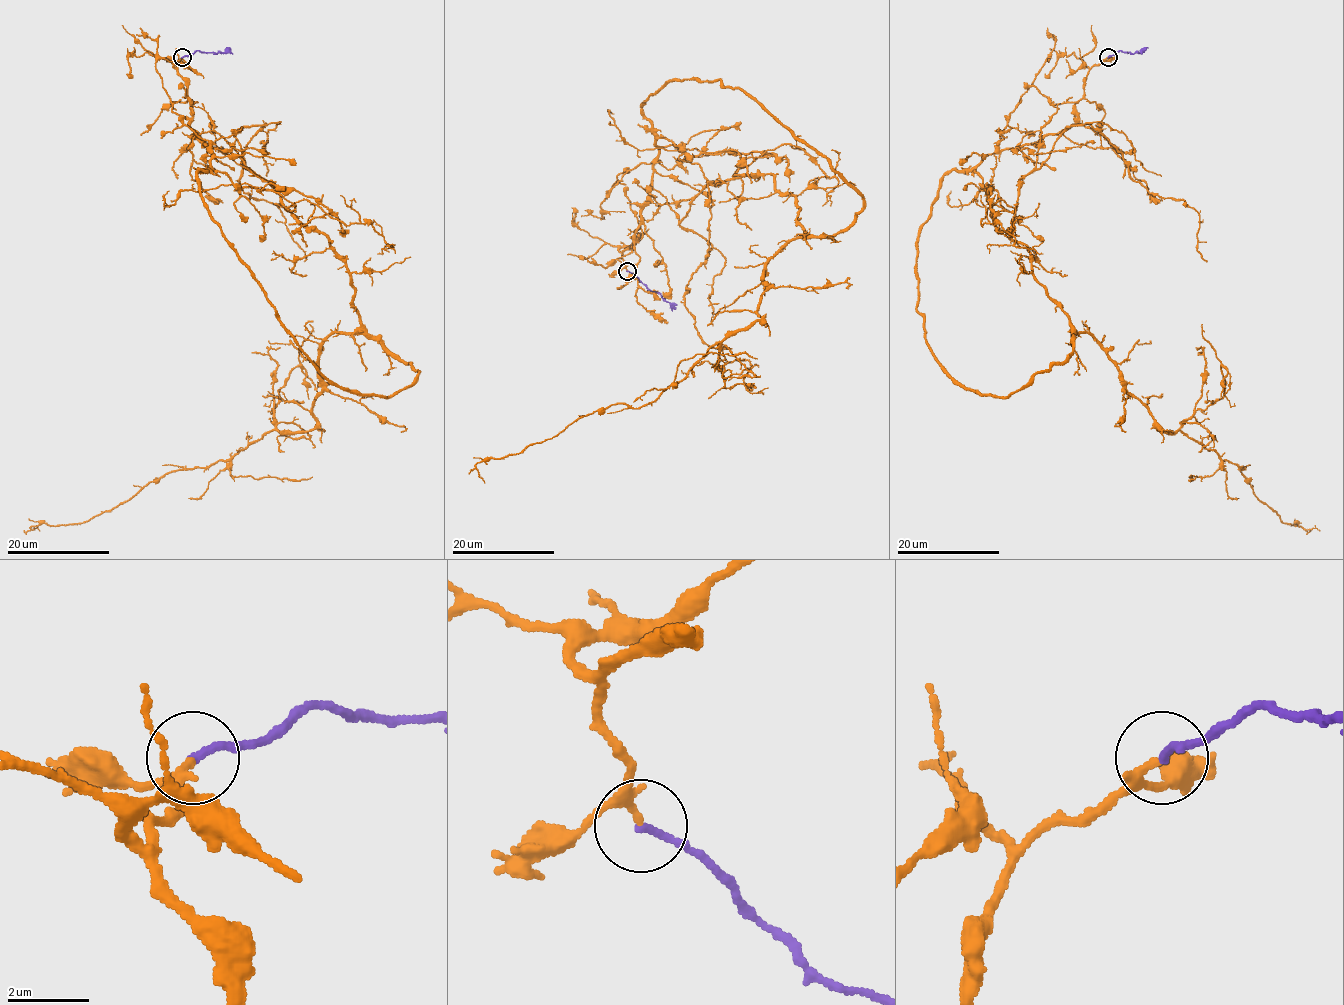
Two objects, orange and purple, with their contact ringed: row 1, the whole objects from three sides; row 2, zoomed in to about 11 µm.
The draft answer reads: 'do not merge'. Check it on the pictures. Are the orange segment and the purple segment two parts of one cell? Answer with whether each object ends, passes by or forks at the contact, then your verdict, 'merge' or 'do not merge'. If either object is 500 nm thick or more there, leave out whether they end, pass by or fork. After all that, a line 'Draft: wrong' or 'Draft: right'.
orange passes by | purple ends | merge
Draft: wrong

